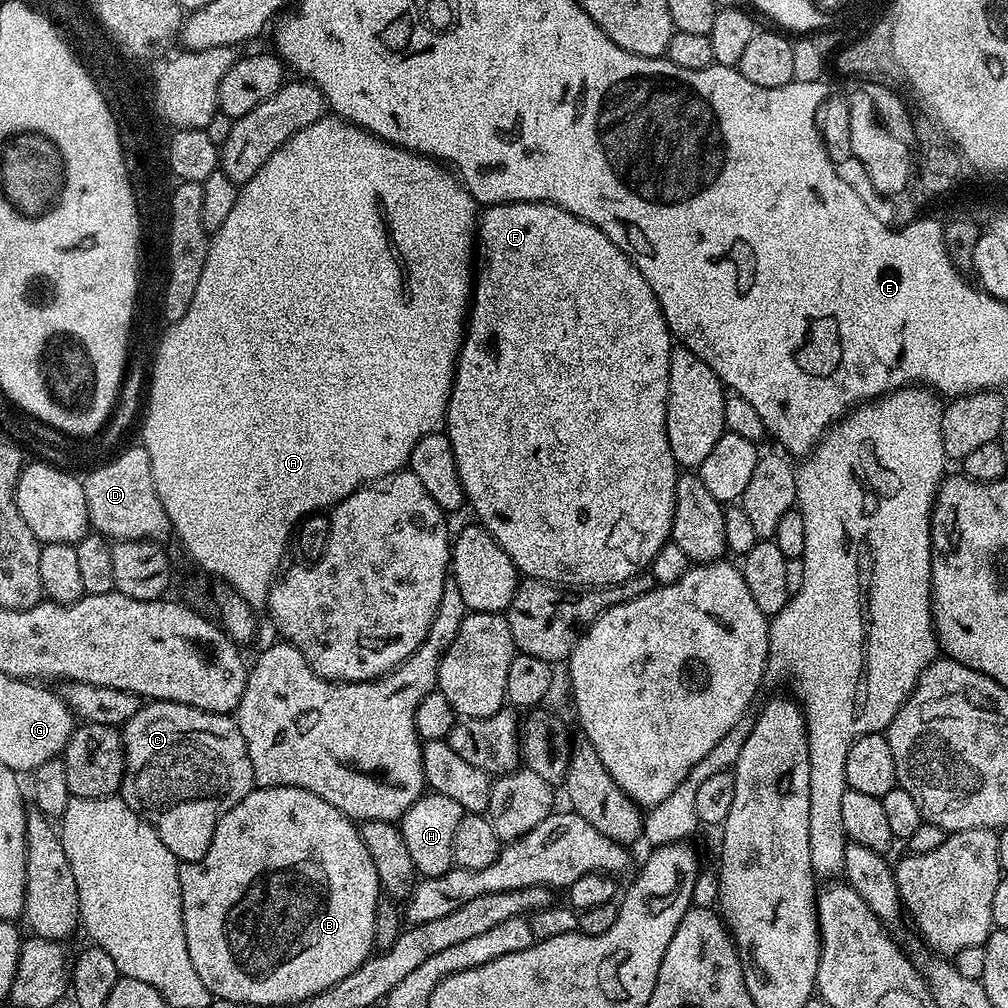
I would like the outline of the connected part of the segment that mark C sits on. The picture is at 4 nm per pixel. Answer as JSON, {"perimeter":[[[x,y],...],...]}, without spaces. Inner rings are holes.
{"perimeter":[[[154,700],[123,724],[122,735],[124,777],[119,795],[126,806],[156,829],[177,861],[202,859],[222,814],[238,806],[256,784],[239,723],[231,715]]]}

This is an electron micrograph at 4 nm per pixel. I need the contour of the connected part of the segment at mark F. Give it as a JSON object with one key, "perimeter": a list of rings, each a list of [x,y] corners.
{"perimeter":[[[519,200],[513,204],[493,204],[485,207],[478,216],[478,264],[480,272],[474,276],[474,291],[470,296],[470,311],[466,317],[464,340],[460,344],[460,356],[456,360],[456,373],[452,379],[452,389],[448,399],[448,415],[446,417],[446,434],[450,438],[450,446],[454,450],[454,462],[458,466],[458,478],[464,487],[464,499],[467,507],[476,511],[475,519],[481,528],[485,528],[506,550],[506,554],[514,562],[517,573],[534,580],[547,580],[549,584],[557,586],[607,586],[620,584],[626,578],[636,576],[651,565],[652,560],[662,550],[662,546],[669,543],[672,534],[672,519],[674,518],[674,490],[678,465],[674,454],[670,450],[670,442],[666,434],[666,406],[668,405],[668,375],[670,374],[670,354],[674,347],[674,337],[668,329],[666,318],[662,314],[662,306],[650,290],[650,282],[646,282],[644,275],[634,266],[634,262],[622,249],[614,246],[602,230],[598,230],[590,222],[562,210],[557,204],[546,204],[538,200]]]}

